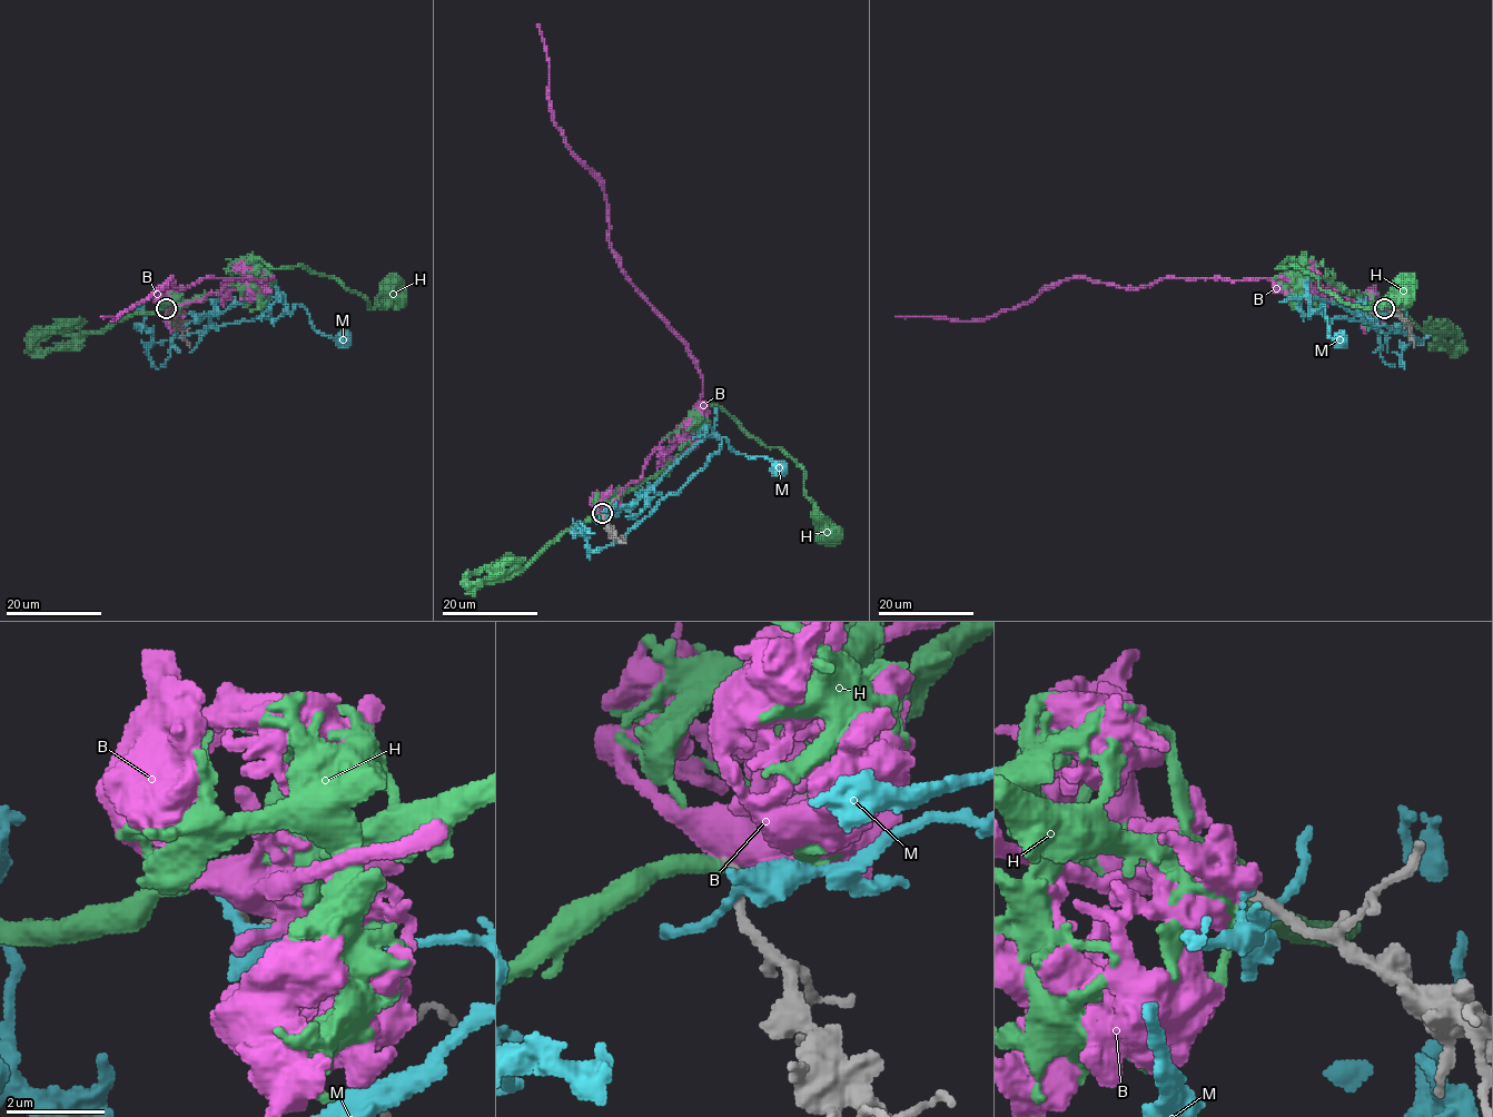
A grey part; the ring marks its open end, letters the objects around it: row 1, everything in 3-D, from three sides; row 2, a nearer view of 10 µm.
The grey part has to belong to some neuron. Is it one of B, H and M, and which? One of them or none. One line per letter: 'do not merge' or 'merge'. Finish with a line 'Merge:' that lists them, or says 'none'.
B: do not merge
H: do not merge
M: do not merge
Merge: none

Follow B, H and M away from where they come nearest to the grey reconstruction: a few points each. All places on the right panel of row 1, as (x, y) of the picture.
B: (1384, 308), (1320, 293), (1302, 279), (1163, 277), (1120, 288), (1070, 277), (982, 319), (896, 316)
H: (1384, 308), (1297, 262), (1276, 267), (1297, 265), (1322, 289), (1366, 307), (1387, 307), (1407, 286)
M: (1388, 312), (1372, 319), (1355, 316), (1337, 304), (1305, 296), (1308, 315), (1322, 305), (1330, 337), (1340, 339)

